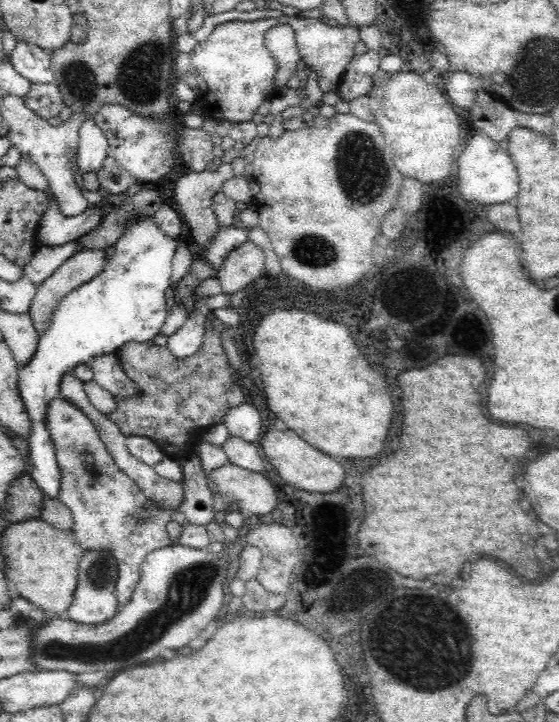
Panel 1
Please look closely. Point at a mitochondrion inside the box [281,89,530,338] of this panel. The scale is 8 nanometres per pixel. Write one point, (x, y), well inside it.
(363, 173)

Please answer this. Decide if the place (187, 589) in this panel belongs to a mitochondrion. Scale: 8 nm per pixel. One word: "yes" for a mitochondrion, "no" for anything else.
yes

